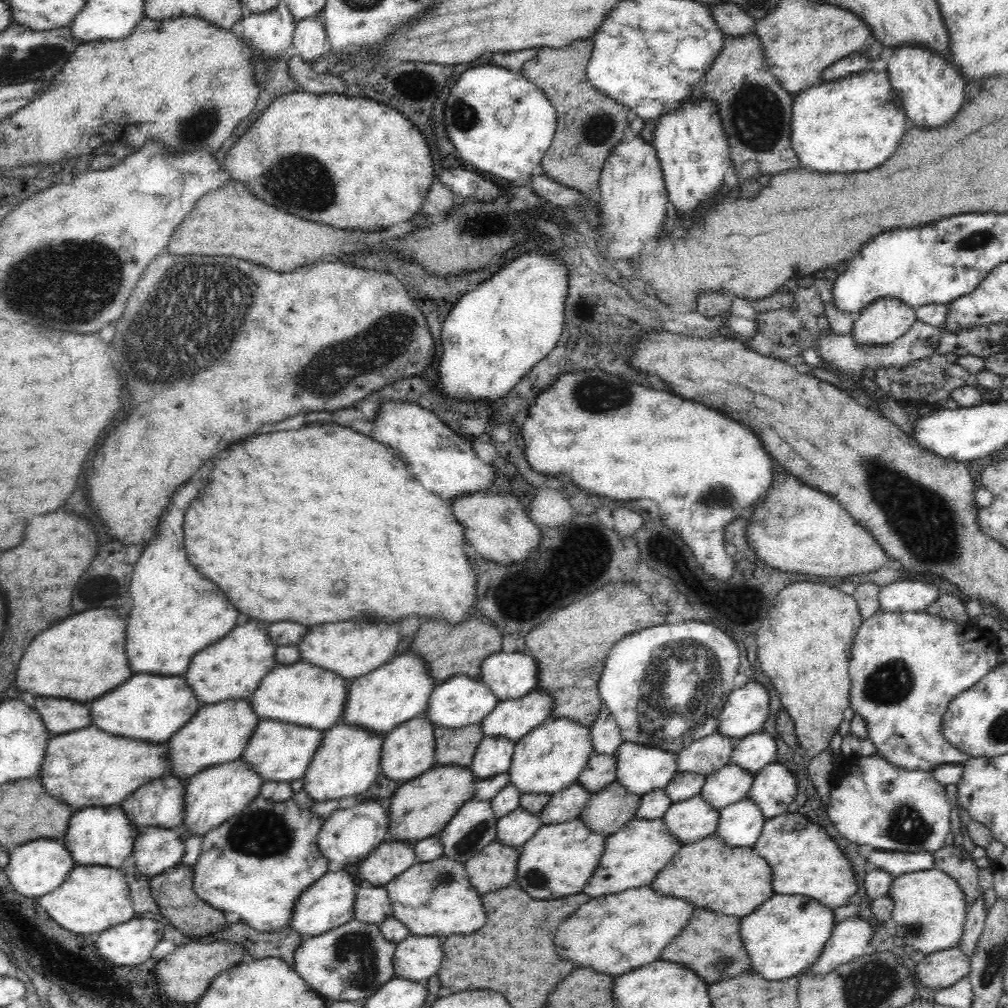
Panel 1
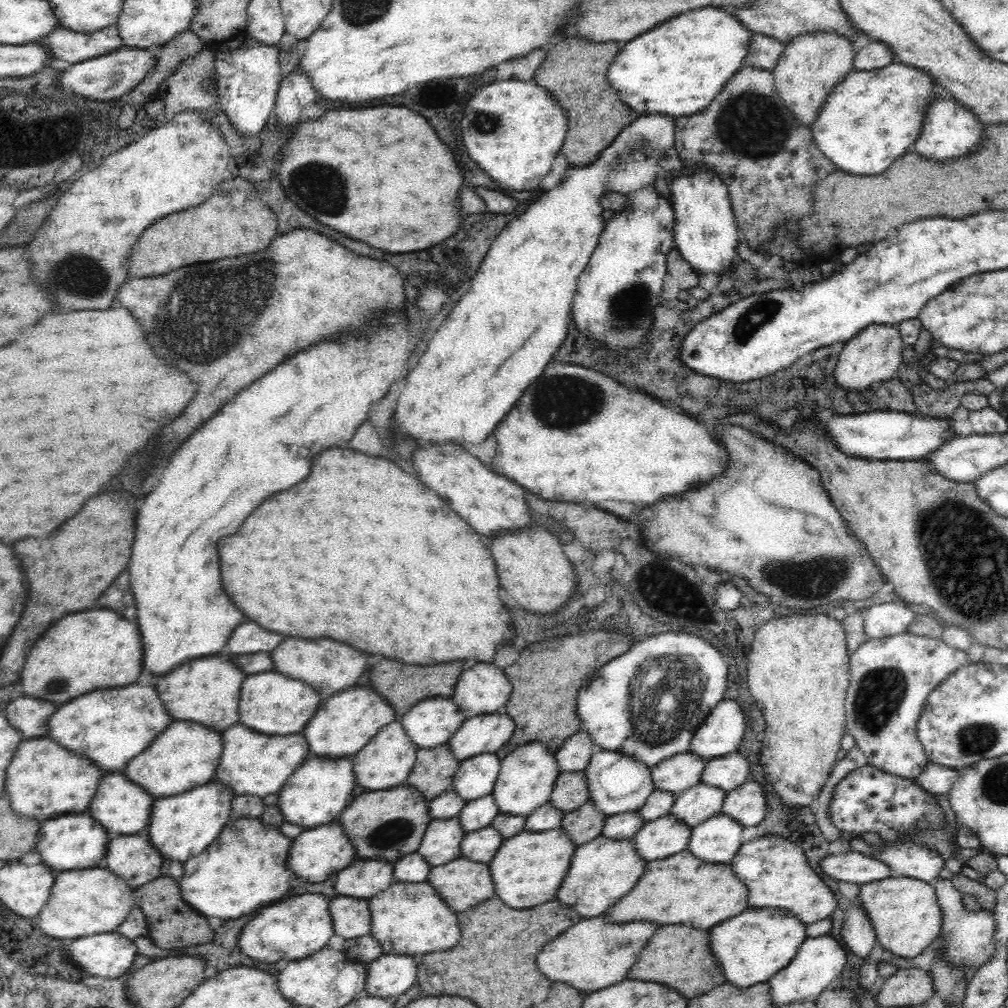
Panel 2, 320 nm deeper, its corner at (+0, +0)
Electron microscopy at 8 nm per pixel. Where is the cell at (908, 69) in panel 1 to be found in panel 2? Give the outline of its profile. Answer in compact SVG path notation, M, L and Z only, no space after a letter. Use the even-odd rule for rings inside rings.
M944 93L940 96L942 98L936 97L927 108L928 114L924 117L922 134L916 140L914 150L926 160L936 160L936 162L958 160L976 150L976 144L982 138L982 124L978 122L976 115L962 103Z

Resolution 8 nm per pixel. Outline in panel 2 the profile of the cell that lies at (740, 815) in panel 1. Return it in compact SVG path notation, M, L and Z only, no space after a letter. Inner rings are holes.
M726 814L712 816L691 828L686 849L703 863L730 865L740 848L742 829Z

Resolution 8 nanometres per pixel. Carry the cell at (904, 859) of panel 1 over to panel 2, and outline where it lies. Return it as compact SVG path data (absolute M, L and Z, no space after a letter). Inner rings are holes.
M851 850L846 854L836 851L836 854L822 856L817 864L822 874L838 882L856 885L869 884L894 876L893 871L882 861Z

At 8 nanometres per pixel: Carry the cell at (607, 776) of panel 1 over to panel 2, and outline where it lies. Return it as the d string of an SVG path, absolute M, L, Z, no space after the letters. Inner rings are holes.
M583 772L559 775L552 786L549 802L560 810L563 816L589 802L588 787Z

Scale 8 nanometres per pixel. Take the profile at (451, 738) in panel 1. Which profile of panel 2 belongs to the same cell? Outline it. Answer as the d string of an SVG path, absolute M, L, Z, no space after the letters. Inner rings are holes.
M446 745L417 750L414 767L405 784L420 791L423 800L430 802L450 789L459 764Z

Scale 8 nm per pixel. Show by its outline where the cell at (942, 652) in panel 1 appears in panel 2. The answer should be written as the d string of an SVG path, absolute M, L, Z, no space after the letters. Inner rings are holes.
M900 633L888 638L867 639L849 656L849 685L845 698L847 723L845 732L854 737L855 747L868 759L868 765L892 775L912 779L929 764L920 741L916 739L916 720L930 690L936 688L948 674L968 665L966 651L944 644L942 639Z

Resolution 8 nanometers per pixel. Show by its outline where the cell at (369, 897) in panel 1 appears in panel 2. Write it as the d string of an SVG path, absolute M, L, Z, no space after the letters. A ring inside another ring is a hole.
M338 895L328 901L328 911L336 936L355 939L370 932L368 900Z

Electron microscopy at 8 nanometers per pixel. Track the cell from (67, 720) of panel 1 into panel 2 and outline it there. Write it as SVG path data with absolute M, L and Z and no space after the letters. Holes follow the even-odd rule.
M20 696L10 700L2 710L8 723L21 733L26 741L37 737L45 737L48 716L57 709L48 701L34 697Z

